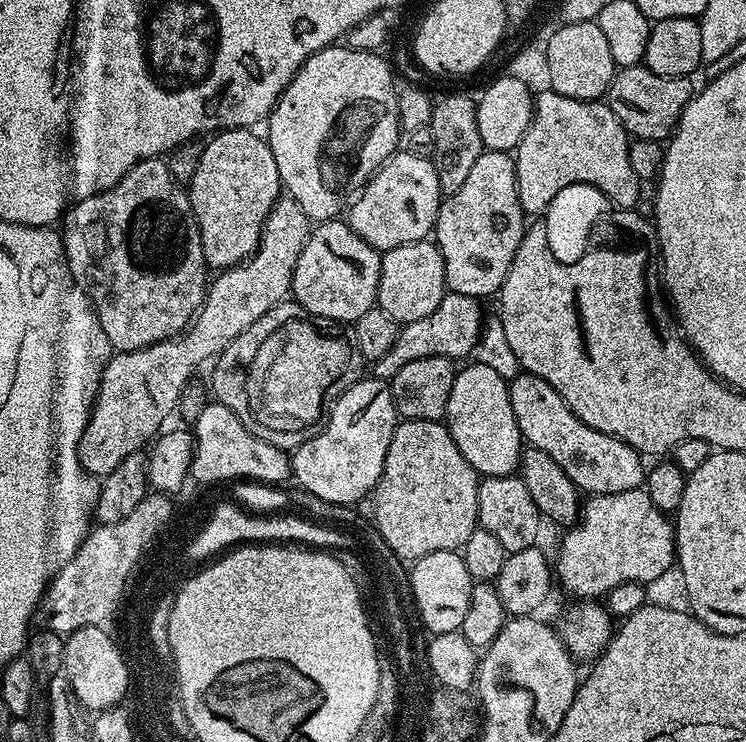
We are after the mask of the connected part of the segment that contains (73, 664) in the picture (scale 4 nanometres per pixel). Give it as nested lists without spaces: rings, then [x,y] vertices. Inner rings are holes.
[[[98,626],[79,628],[77,632],[67,633],[64,640],[63,675],[67,676],[74,694],[93,713],[115,708],[124,695],[130,692],[128,664],[116,657],[117,648],[112,648],[108,639],[100,636]]]

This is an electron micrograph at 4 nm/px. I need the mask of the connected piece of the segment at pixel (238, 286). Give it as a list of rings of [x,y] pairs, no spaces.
[[[281,195],[266,218],[260,247],[241,264],[223,269],[217,275],[220,277],[217,280],[215,277],[209,283],[208,291],[204,293],[204,304],[196,313],[192,323],[180,335],[172,337],[171,340],[151,344],[149,348],[139,348],[133,352],[116,352],[113,355],[102,374],[100,389],[92,412],[88,416],[86,430],[82,430],[82,438],[78,446],[78,458],[91,476],[97,478],[108,476],[110,470],[114,470],[114,466],[122,462],[122,458],[141,451],[145,447],[144,443],[147,445],[155,441],[158,433],[165,427],[164,419],[171,412],[173,415],[177,411],[180,395],[189,387],[191,380],[188,379],[195,374],[196,367],[204,363],[207,365],[209,361],[219,356],[231,340],[242,334],[242,330],[258,322],[262,314],[269,312],[275,304],[281,303],[291,293],[294,266],[298,262],[298,254],[302,254],[302,246],[308,241],[309,231],[310,221],[302,206],[298,206],[293,196]]]

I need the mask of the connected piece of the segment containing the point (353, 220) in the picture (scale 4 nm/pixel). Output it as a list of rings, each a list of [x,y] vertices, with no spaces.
[[[397,150],[351,201],[346,222],[367,244],[387,250],[425,239],[435,229],[441,203],[435,163],[427,156]]]

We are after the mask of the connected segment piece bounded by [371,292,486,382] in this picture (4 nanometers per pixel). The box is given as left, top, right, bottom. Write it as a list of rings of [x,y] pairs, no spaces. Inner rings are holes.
[[[448,292],[442,298],[438,310],[434,310],[434,314],[418,318],[418,322],[410,322],[399,329],[394,346],[390,346],[390,350],[386,350],[386,354],[382,354],[382,358],[378,358],[371,365],[371,375],[377,380],[388,382],[394,374],[398,374],[398,370],[402,370],[402,366],[406,366],[406,362],[418,362],[418,358],[441,356],[460,362],[471,357],[486,323],[486,315],[480,309],[480,304],[477,297]]]

